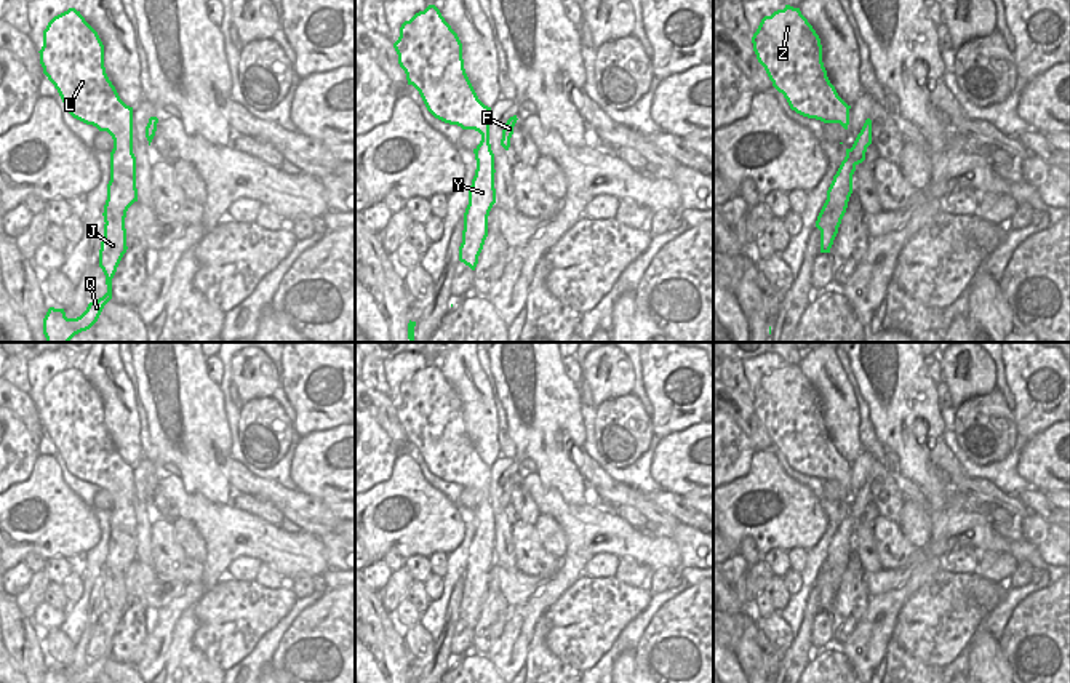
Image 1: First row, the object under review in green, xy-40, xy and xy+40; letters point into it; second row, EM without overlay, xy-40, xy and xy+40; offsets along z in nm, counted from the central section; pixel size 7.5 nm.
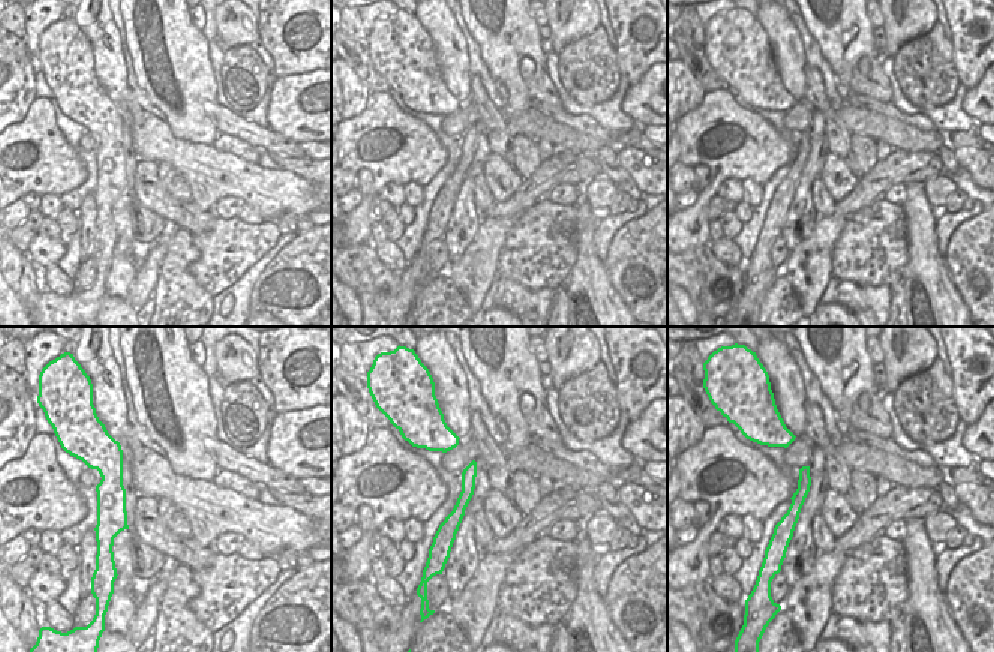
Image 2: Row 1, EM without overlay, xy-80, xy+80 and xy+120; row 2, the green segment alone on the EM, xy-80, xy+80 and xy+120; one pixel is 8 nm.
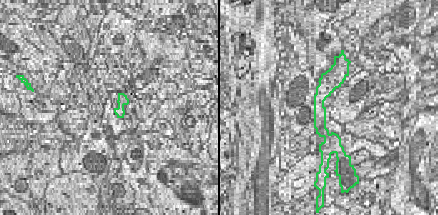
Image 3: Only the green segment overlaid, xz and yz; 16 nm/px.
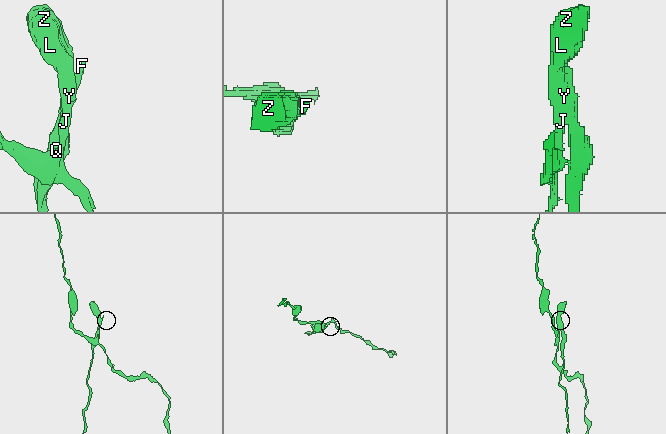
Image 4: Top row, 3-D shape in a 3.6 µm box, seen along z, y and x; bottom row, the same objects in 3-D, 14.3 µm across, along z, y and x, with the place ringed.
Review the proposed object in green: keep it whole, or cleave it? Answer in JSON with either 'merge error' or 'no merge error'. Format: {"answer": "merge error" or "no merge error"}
{"answer": "merge error"}

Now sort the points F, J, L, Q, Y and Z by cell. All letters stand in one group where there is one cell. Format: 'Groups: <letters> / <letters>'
Groups: F / J L Q Y Z

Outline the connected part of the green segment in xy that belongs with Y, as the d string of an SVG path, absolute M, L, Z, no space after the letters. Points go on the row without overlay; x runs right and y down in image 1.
M435 363L401 382L393 406L408 443L419 449L435 477L481 493L473 507L477 528L469 547L459 605L459 619L475 629L488 595L488 574L496 561L491 465L478 457L464 427L462 401Z

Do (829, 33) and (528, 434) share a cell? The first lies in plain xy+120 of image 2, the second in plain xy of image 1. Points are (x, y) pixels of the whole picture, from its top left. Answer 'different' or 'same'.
same

